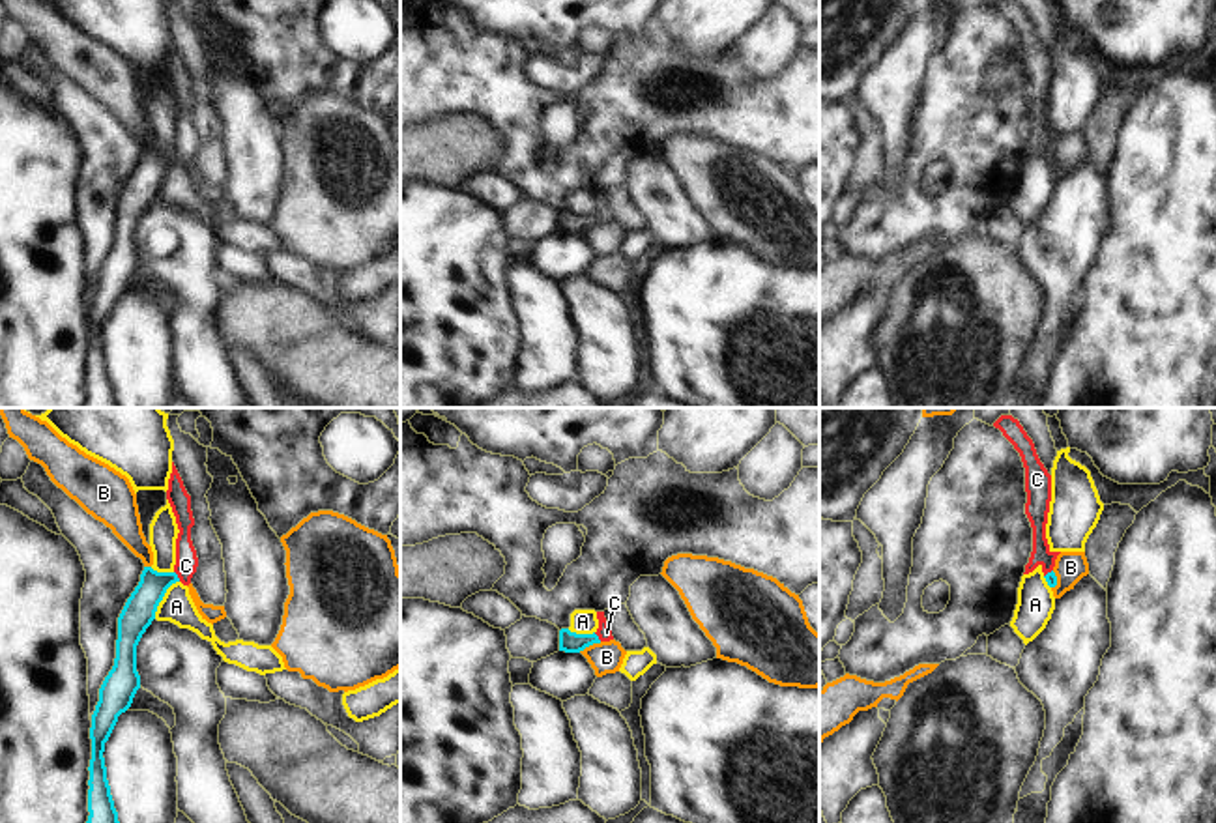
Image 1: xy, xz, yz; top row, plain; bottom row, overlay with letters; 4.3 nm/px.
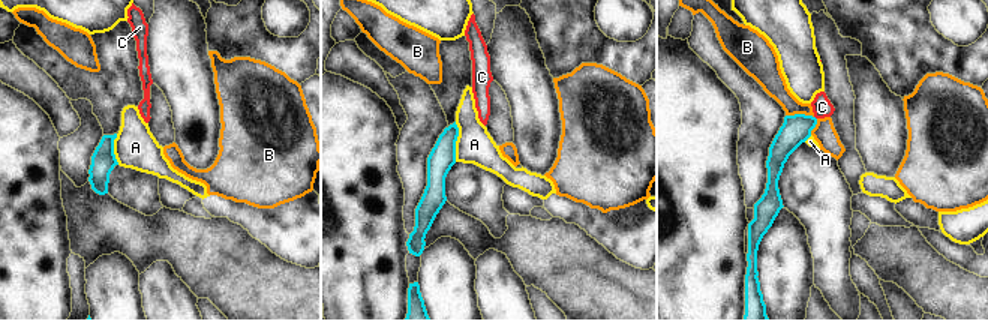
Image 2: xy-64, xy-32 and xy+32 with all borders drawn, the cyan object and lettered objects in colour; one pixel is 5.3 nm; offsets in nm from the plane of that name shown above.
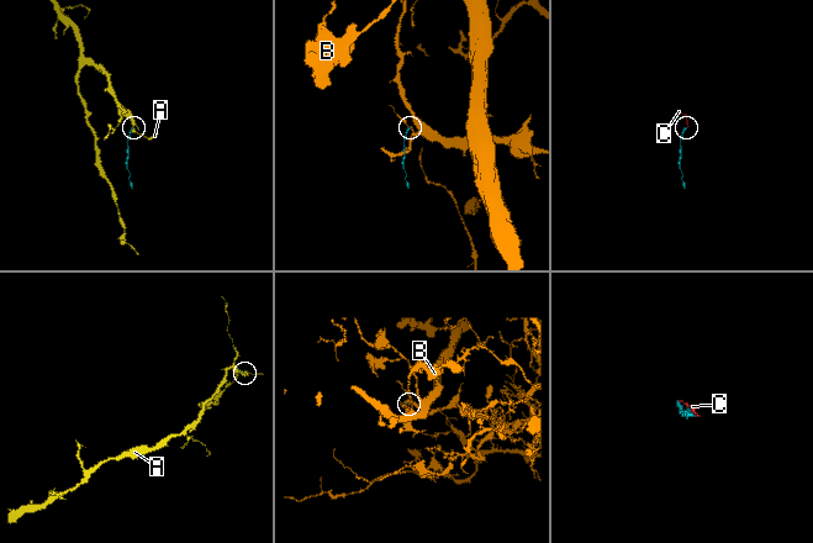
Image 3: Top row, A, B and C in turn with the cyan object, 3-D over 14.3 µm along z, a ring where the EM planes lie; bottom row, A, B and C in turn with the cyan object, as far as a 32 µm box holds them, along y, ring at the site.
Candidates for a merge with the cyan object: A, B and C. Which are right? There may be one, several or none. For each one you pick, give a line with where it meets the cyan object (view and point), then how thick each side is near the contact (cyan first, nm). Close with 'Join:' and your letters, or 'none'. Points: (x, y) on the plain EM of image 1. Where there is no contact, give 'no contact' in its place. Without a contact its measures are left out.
C: contact xy (176, 158); calibres 140 and 100 nm
Join: C

